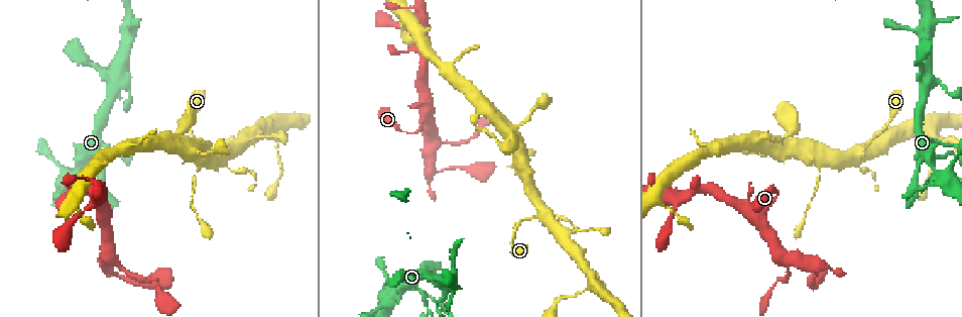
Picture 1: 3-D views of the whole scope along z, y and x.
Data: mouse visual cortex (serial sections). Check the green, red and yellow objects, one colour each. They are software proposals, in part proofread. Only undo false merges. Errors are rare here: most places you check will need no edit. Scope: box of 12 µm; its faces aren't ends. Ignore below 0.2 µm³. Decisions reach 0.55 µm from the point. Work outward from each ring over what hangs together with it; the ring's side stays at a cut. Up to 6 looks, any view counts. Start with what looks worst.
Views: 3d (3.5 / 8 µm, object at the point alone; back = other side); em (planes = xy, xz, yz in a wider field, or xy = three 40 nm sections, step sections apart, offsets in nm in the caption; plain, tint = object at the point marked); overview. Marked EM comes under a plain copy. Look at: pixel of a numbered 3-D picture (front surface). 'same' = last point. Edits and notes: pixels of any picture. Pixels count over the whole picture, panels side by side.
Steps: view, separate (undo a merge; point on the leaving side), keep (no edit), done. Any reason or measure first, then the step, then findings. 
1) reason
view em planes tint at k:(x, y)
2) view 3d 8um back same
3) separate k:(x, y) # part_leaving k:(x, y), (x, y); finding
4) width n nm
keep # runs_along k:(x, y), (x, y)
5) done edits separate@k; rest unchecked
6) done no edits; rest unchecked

sharp bend
view 3d 3.5um at 1:(778, 192)

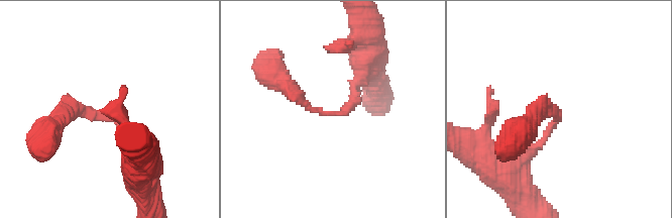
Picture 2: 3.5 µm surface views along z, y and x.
need the tissue
view em xy step 2 tint at 2:(337, 111)

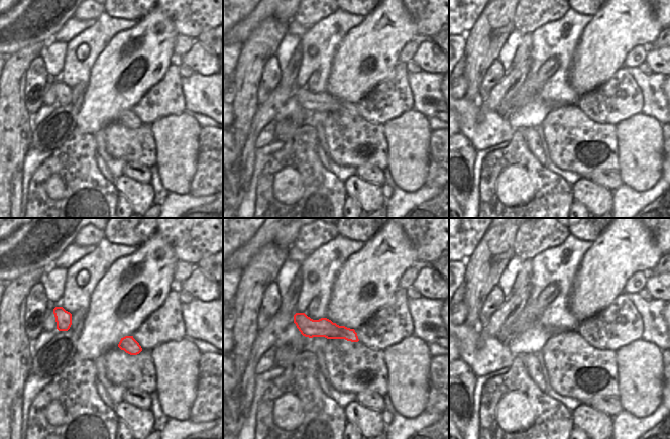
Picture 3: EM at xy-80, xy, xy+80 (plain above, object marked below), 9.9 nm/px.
cut it another way
view em planes tint same

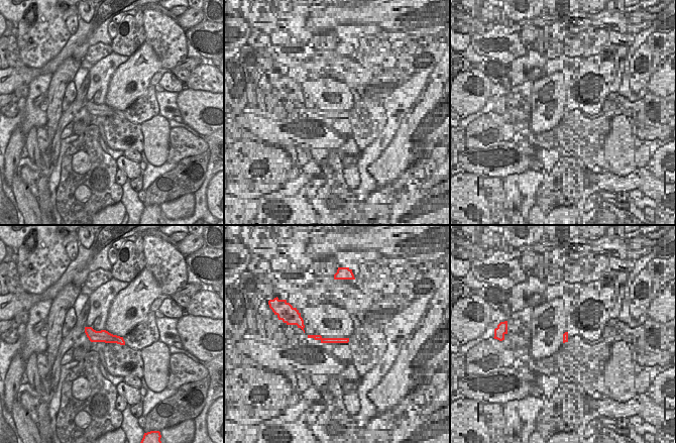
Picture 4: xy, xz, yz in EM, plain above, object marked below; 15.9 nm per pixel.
keep # runs_along 4:(87, 329), (94, 336), (121, 341); all the same cell

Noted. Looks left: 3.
side arm on a straight run
view 3d 3.5um at 1:(437, 283)

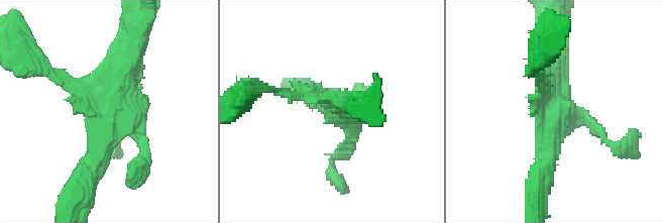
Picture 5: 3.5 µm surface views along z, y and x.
shape alone is not enough
view em xy step 1 tint at 5:(106, 123)

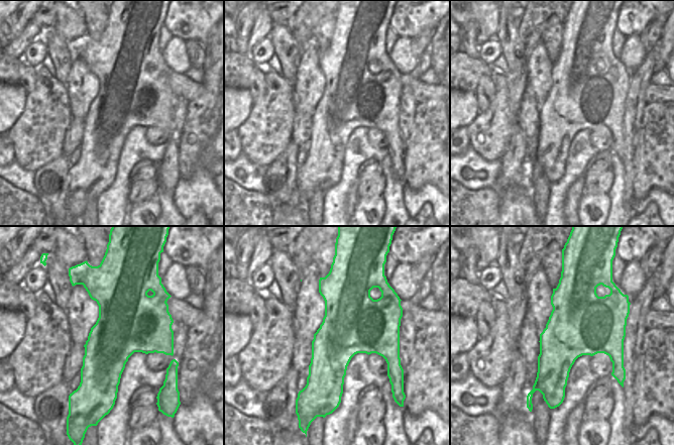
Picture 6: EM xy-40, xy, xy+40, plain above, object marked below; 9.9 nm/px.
view em xy step 2 tint same

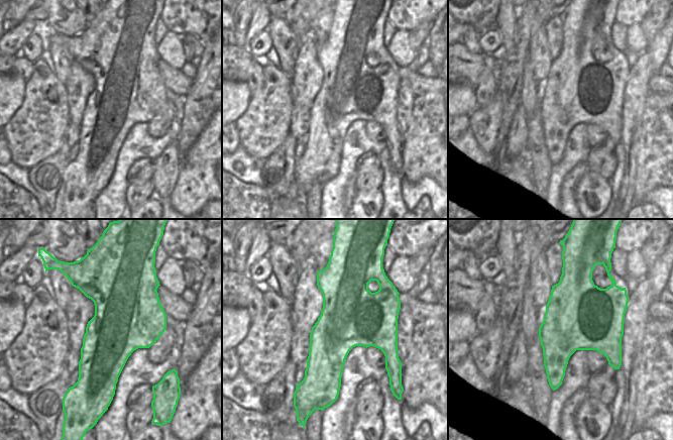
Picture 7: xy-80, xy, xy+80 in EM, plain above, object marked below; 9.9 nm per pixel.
keep # all the same cell

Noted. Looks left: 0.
done no edits; rest unchecked

